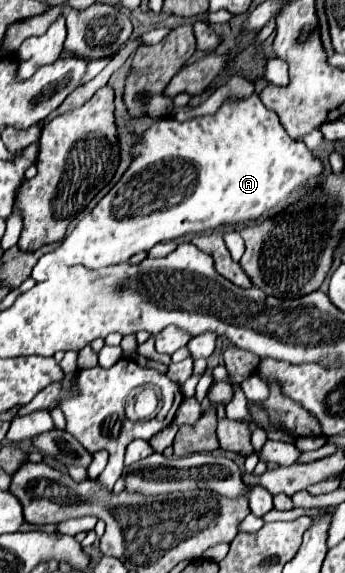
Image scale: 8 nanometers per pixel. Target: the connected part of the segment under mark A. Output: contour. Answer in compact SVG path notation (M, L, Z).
M255 92L243 100L225 100L211 116L197 116L187 122L177 122L171 116L157 118L153 126L139 136L137 144L133 144L131 158L131 166L123 172L121 180L83 220L79 220L79 224L65 236L63 244L55 252L41 256L31 272L33 280L43 282L47 268L53 262L101 268L127 262L133 254L147 252L157 242L169 242L191 234L209 234L217 228L229 228L235 224L253 224L295 190L323 176L323 160L303 142L293 140L279 122L279 116L269 110Z

